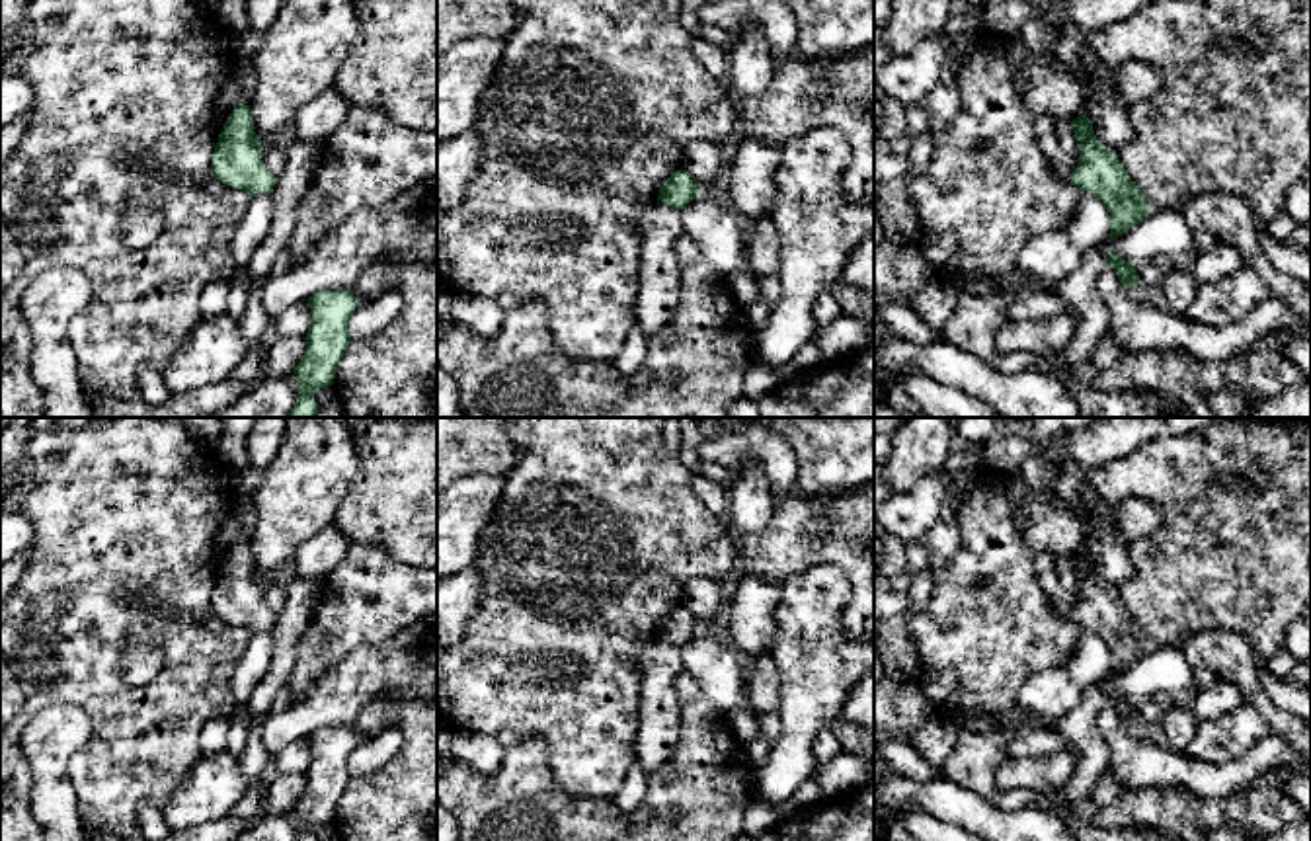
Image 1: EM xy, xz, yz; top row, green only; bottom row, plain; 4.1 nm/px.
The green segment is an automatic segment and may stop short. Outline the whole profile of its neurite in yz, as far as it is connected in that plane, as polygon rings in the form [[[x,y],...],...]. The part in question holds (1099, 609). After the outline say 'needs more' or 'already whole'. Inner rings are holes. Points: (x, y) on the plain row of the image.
[[[1087,552],[1071,558],[1081,599],[1077,601],[1071,621],[1081,628],[1096,632],[1110,650],[1110,679],[1135,661],[1151,648],[1141,626],[1132,619],[1116,589],[1106,587]]] | already whole

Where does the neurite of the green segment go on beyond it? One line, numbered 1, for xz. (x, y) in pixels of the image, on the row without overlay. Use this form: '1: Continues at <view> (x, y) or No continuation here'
1: No continuation here

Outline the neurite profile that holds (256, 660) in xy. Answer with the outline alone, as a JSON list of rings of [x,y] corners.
[[[273,630],[252,634],[242,660],[238,661],[230,689],[234,701],[244,706],[258,683],[265,677],[273,656]]]

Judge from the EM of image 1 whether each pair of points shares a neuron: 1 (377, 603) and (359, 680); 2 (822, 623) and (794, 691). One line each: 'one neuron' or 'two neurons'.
1: two neurons
2: one neuron

